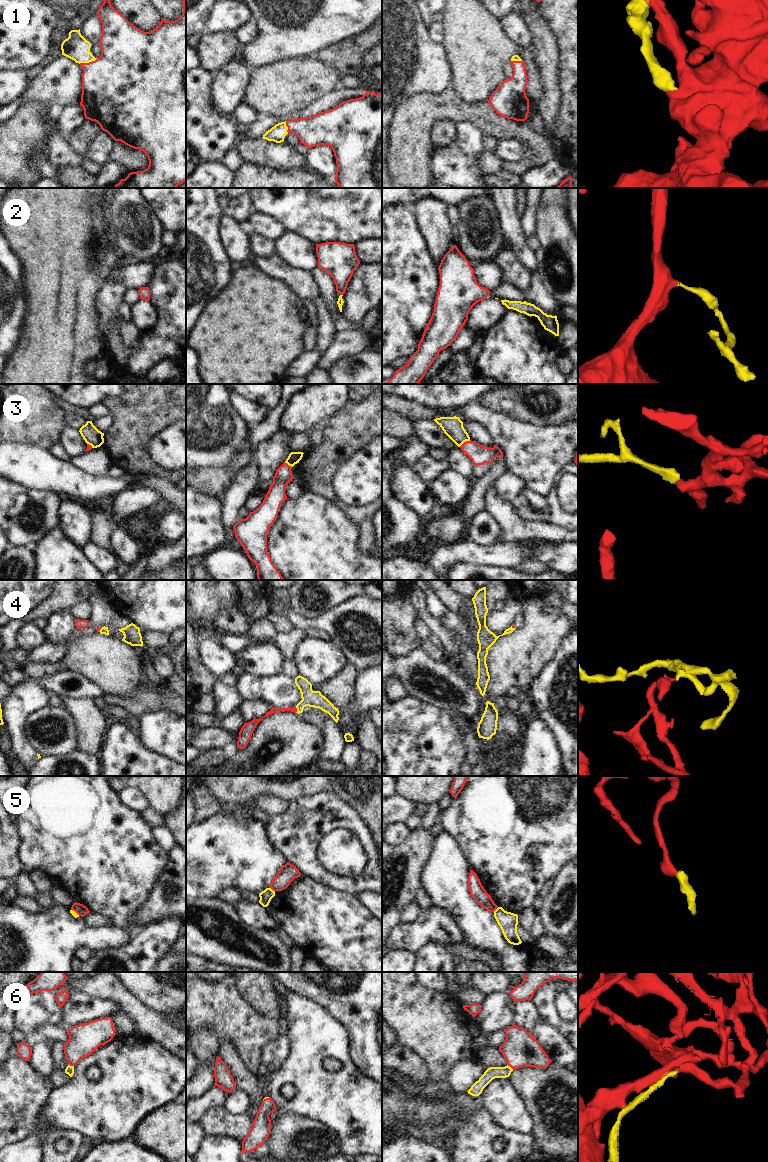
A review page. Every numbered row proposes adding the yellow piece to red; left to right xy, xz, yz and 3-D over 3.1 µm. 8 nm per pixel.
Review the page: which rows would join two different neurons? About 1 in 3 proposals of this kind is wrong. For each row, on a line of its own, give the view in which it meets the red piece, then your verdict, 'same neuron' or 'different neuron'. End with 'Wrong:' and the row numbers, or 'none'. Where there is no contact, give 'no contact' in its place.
1: xy | same neuron
2: yz | same neuron
3: yz | different neuron
4: xz | same neuron
5: xz | different neuron
6: yz | same neuron
Wrong: 3, 5

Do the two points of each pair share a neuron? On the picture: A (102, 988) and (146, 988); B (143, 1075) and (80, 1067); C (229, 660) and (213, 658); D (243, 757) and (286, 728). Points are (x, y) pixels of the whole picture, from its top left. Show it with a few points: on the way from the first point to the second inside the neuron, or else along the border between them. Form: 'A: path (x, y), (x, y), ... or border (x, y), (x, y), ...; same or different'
A: border (120, 982), (144, 1004); different
B: path (127, 1064), (110, 1064), (106, 1060), (96, 1060); same
C: path (225, 660), (217, 659); same
D: path (254, 750), (269, 737), (275, 735); same

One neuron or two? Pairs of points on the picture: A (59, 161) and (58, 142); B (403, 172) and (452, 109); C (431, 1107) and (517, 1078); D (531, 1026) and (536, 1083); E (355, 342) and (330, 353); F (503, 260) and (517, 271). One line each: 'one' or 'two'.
A: one
B: one
C: two
D: two
E: one
F: one

